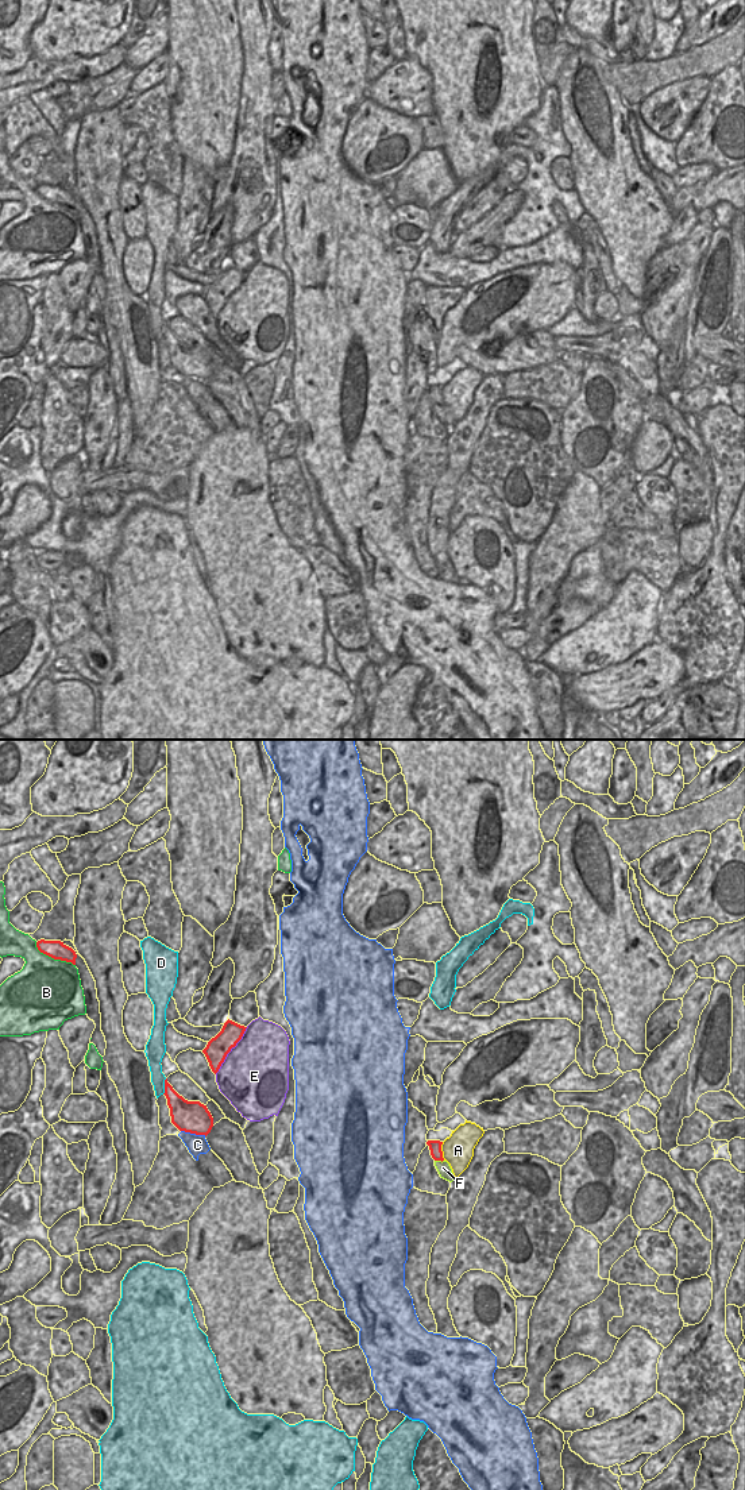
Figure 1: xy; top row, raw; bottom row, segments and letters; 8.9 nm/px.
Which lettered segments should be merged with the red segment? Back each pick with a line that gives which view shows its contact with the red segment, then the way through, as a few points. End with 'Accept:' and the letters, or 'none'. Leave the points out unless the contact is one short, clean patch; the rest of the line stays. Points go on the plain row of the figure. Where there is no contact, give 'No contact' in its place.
F: Touches red in xy. Path across: xy (435, 390), (439, 404), (443, 412)
Accept: F.

